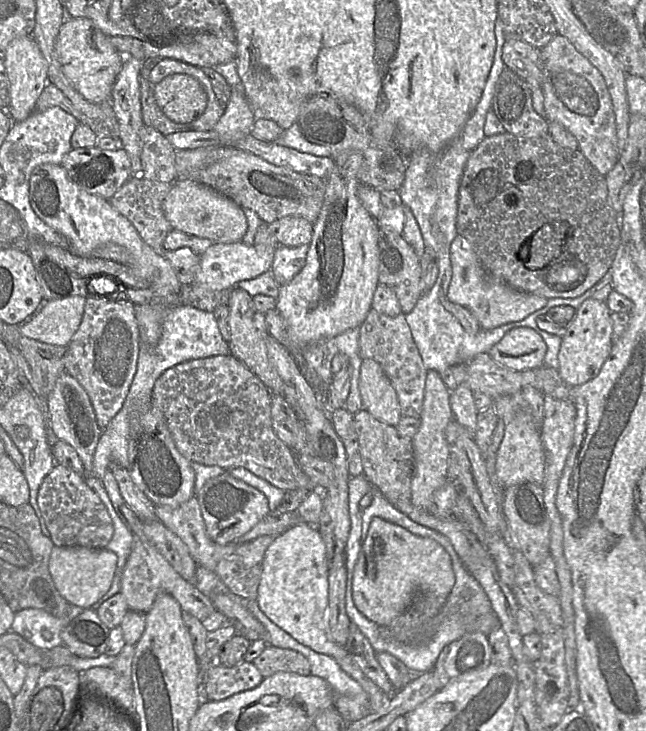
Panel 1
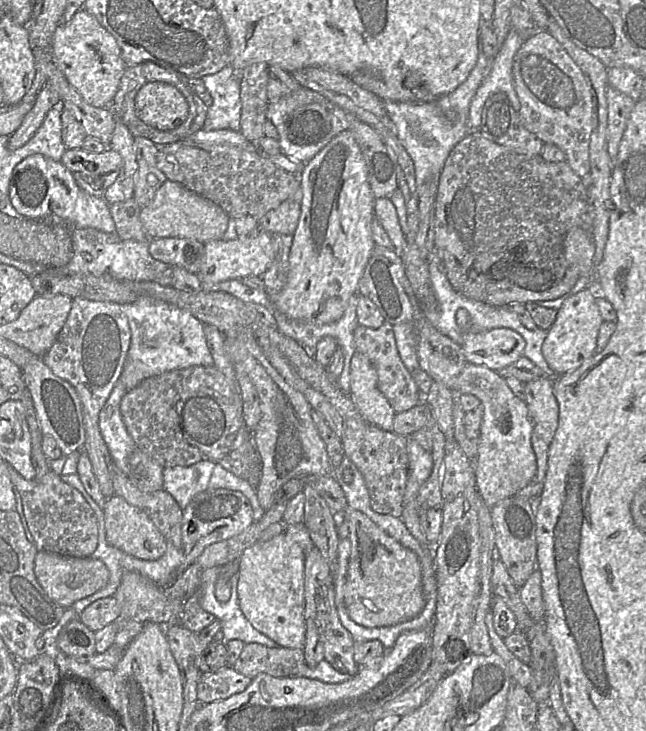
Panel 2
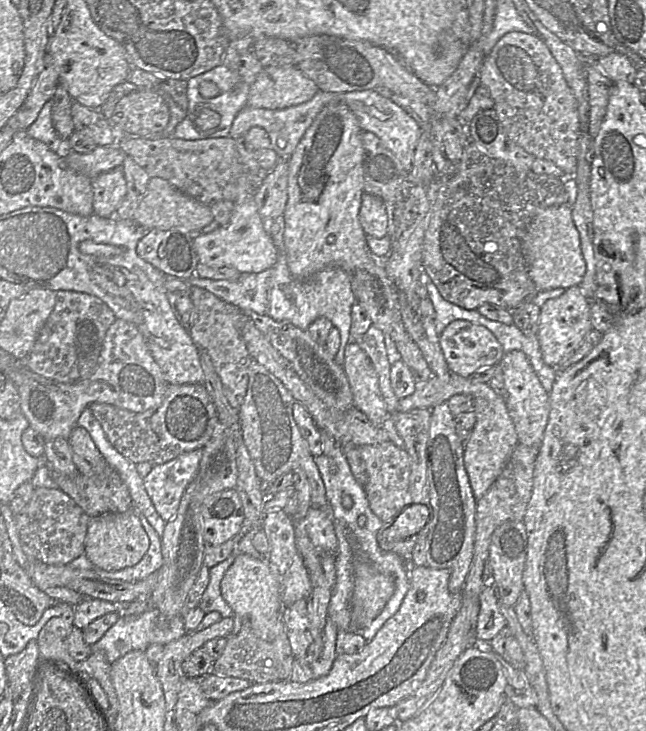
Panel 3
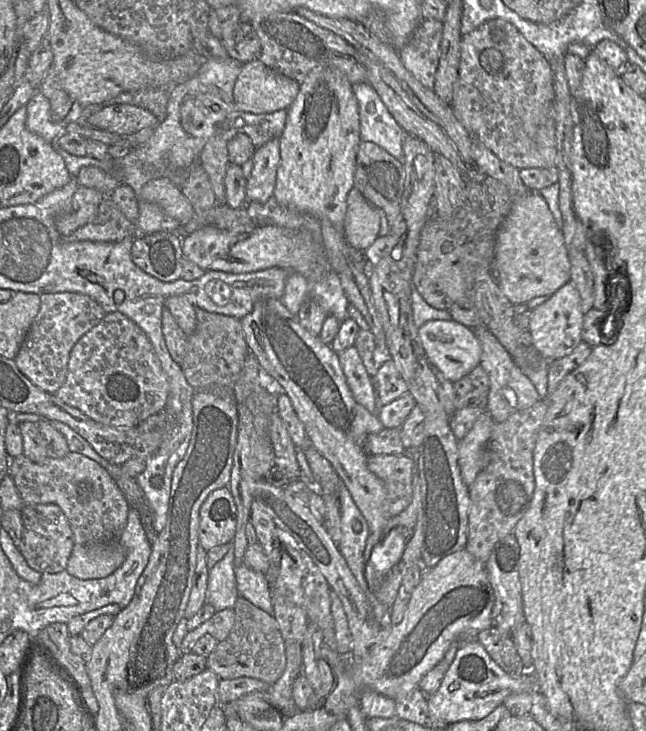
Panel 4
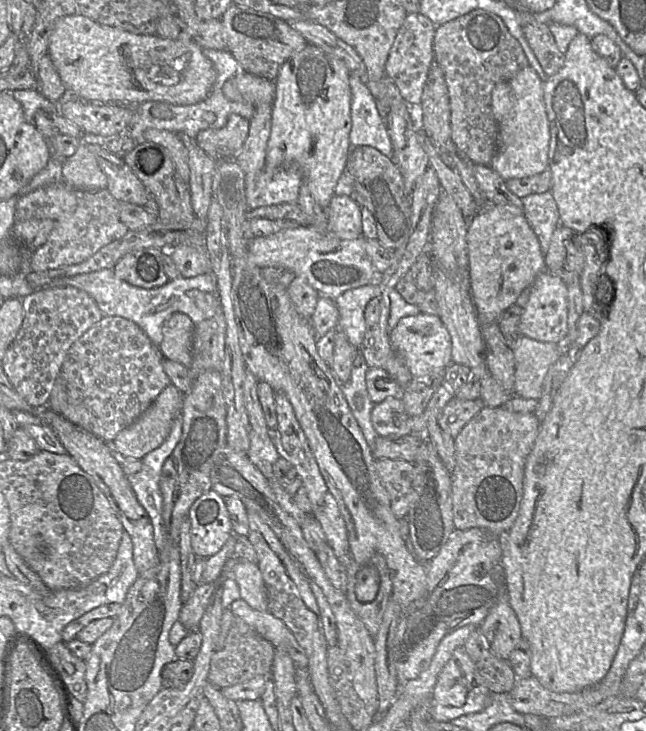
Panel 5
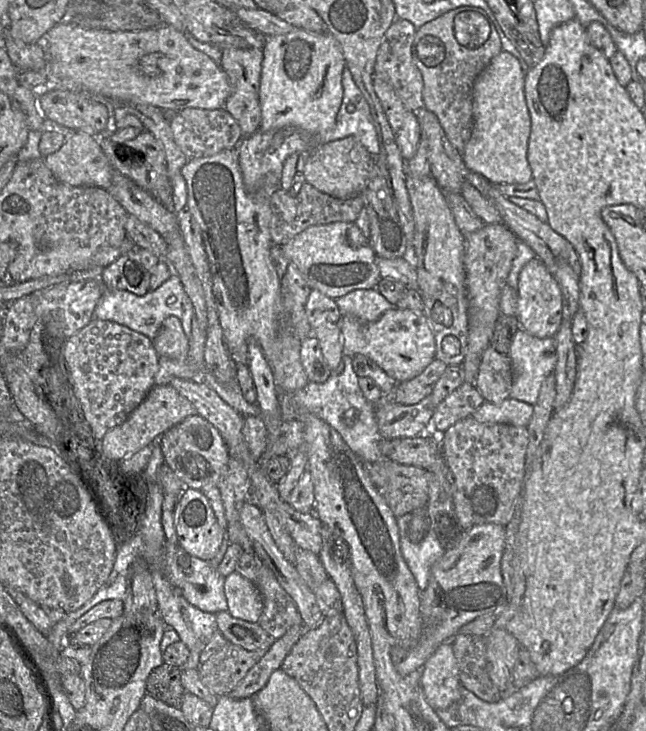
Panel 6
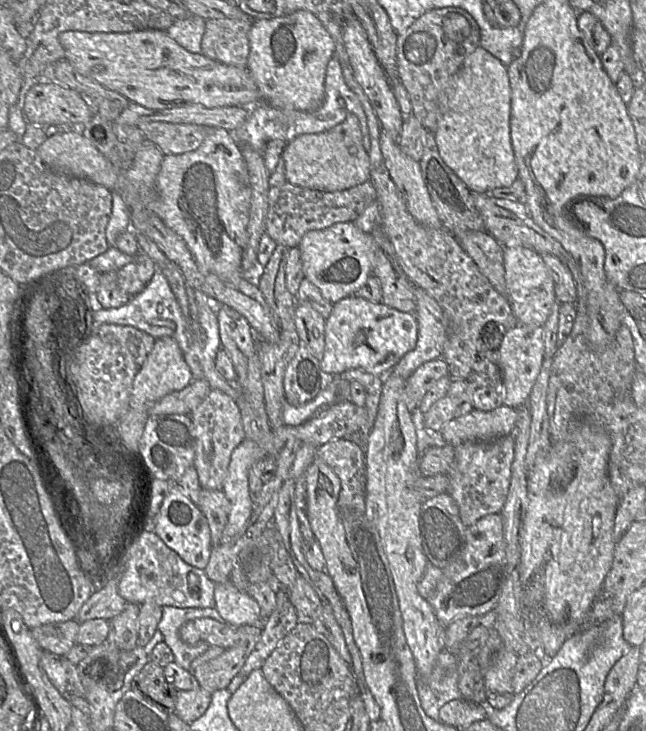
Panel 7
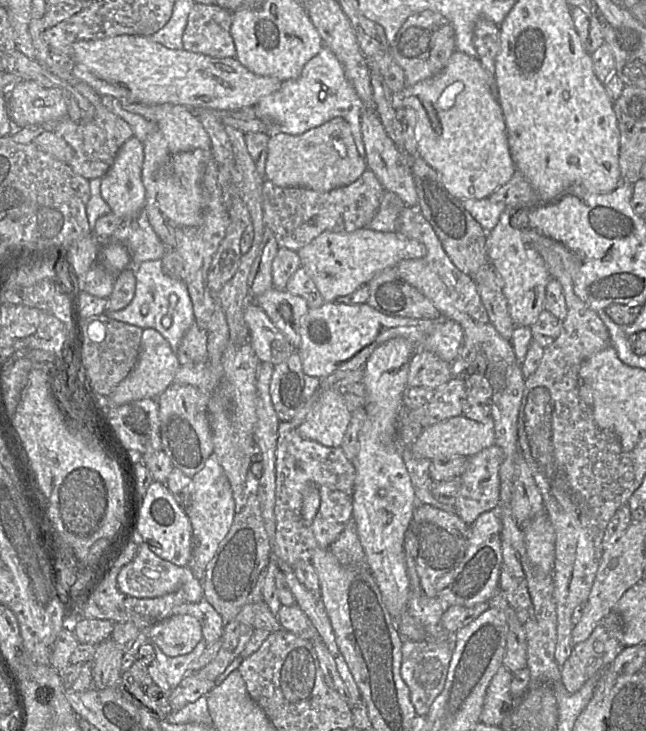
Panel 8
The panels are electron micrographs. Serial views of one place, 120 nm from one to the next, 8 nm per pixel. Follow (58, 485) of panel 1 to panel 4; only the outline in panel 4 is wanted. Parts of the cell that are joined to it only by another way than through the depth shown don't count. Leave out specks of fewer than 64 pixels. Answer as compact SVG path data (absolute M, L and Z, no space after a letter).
M34 504L23 506L22 510L22 549L28 565L40 573L59 572L66 569L74 547L74 538L69 522L56 504Z

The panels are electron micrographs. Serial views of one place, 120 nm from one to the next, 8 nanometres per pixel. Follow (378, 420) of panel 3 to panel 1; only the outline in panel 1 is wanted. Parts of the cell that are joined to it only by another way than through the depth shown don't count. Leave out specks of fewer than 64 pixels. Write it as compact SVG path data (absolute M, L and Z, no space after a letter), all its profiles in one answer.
M361 360L359 392L362 408L375 419L390 426L398 423L401 412L397 394L389 378L374 360Z

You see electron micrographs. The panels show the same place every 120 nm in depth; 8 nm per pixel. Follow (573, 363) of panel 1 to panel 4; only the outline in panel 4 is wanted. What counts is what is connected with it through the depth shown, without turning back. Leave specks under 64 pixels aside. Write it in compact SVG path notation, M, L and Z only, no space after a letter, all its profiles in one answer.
M566 283L532 309L529 325L532 345L547 361L567 356L582 342L583 321L579 292L573 284Z

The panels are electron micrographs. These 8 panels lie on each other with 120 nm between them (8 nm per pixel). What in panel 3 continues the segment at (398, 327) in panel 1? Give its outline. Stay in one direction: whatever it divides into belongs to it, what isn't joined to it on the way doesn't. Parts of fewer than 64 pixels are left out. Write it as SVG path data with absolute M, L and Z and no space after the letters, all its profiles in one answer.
M372 324L362 335L358 336L354 343L368 356L378 376L378 382L382 397L388 411L397 412L399 398L394 394L390 384L391 363L385 346L385 334Z

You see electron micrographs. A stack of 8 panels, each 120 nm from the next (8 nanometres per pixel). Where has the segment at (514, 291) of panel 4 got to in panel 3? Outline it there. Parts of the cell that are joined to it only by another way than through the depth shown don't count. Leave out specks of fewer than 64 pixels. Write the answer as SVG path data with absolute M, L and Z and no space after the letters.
M569 204L551 206L537 214L526 230L522 251L528 274L539 292L577 286L585 275L586 263L581 251L580 235Z

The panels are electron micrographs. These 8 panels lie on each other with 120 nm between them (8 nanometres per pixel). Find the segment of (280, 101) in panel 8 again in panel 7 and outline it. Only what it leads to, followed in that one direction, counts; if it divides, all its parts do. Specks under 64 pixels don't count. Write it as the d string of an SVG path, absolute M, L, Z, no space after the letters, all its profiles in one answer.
M332 57L327 64L324 87L324 101L315 111L277 109L259 101L255 106L250 108L247 120L233 132L233 137L238 143L248 145L254 151L262 154L267 143L271 140L278 139L288 143L300 135L326 132L343 122L348 115L353 115L358 120L363 147L368 153L370 151L371 140L367 118L359 98L347 86L341 64L336 57Z

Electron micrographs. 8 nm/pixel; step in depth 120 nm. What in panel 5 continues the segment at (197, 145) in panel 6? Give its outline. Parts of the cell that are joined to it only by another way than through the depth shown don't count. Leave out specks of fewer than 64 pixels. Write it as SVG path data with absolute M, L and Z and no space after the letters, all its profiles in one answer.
M231 114L223 128L202 130L194 141L215 161L233 159L244 144L248 131L249 121L237 114Z

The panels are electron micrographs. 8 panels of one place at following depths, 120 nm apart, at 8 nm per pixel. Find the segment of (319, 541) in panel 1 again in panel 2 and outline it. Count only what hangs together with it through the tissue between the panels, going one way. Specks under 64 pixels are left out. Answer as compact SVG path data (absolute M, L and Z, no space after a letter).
M286 530L269 541L258 541L244 550L235 574L240 609L252 626L280 647L303 649L306 641L306 554Z

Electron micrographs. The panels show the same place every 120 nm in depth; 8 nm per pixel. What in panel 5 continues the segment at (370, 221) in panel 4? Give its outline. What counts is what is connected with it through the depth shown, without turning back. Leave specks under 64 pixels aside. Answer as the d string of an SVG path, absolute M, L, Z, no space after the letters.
M333 196L328 207L328 232L339 239L353 240L363 236L361 206L352 196Z

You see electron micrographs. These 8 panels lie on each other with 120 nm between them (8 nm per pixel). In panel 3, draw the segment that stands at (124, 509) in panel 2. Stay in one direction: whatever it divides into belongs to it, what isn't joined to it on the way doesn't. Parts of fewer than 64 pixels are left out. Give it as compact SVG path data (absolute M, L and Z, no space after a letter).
M131 509L124 513L106 513L90 518L84 541L84 555L94 569L117 571L139 563L150 545L149 537L143 528L138 513Z

